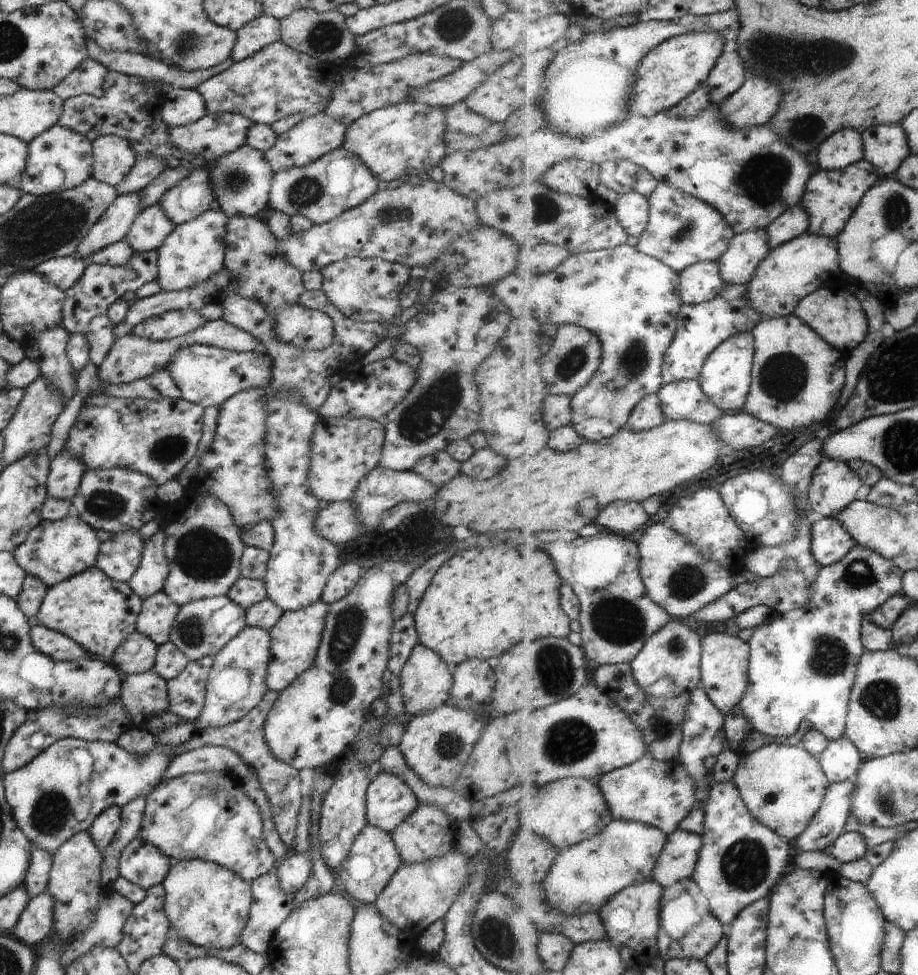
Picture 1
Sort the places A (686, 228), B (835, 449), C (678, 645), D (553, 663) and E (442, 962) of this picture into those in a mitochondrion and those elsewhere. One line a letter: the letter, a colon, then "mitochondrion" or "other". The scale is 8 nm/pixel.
A: mitochondrion
B: other
C: mitochondrion
D: mitochondrion
E: other

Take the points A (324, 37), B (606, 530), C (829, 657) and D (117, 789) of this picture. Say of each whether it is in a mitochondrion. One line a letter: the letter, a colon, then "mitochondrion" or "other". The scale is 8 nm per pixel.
A: mitochondrion
B: other
C: mitochondrion
D: other

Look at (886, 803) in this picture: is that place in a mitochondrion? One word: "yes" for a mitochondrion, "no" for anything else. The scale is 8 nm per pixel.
yes

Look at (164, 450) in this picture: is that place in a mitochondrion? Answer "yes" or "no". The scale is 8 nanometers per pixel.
yes

